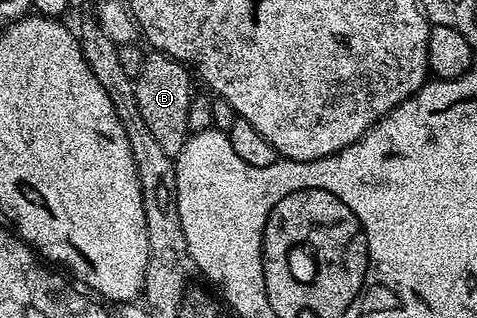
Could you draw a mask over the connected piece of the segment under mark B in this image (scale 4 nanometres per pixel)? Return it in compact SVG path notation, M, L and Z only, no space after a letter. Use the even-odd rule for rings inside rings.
M155 54L152 57L152 60L151 57L144 59L143 68L134 81L137 104L140 106L145 125L157 138L158 145L165 150L165 154L174 158L182 152L183 144L189 135L187 115L193 97L190 80L192 77L189 75L188 69L178 60L162 54Z

